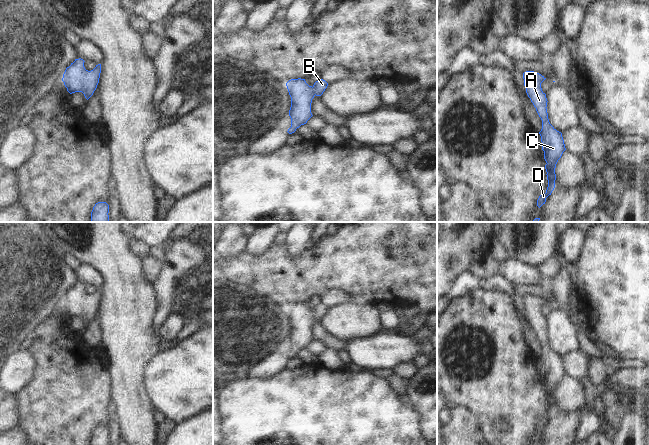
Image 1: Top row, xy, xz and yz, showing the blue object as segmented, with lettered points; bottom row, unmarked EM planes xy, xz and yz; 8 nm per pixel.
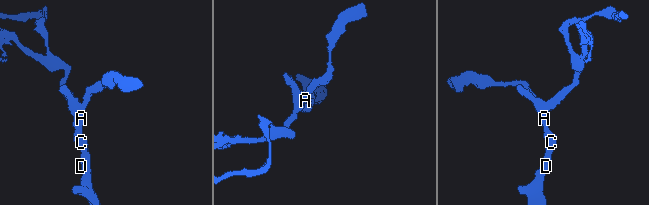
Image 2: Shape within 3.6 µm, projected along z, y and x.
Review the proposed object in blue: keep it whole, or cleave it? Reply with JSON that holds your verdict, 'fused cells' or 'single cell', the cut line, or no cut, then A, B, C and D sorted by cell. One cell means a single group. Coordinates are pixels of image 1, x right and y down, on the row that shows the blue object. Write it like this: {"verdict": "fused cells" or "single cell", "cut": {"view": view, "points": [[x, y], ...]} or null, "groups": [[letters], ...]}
{"verdict": "single cell", "cut": null, "groups": [["A", "B", "C", "D"]]}

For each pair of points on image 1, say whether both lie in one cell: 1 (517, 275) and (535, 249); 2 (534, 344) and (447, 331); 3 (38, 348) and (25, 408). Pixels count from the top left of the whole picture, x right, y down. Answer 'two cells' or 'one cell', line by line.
1: two cells
2: two cells
3: one cell

